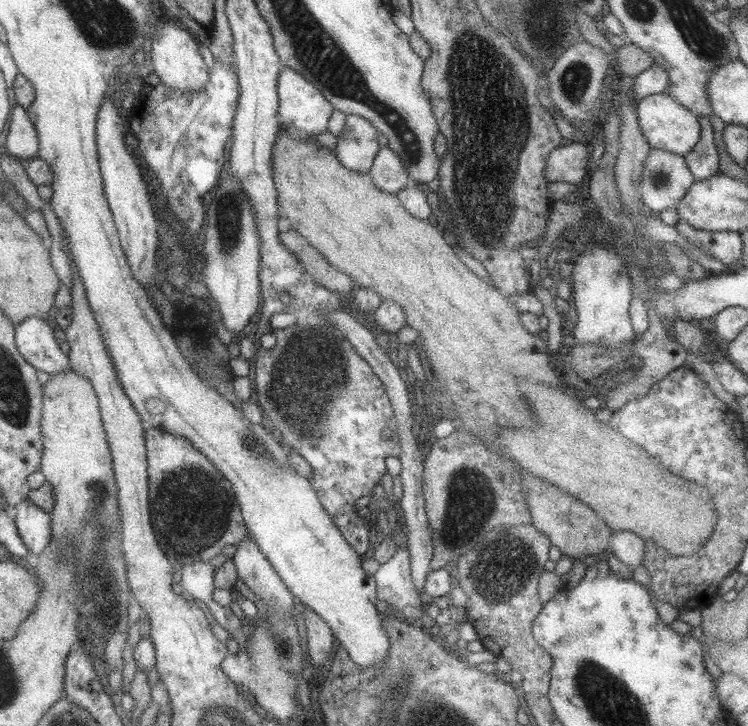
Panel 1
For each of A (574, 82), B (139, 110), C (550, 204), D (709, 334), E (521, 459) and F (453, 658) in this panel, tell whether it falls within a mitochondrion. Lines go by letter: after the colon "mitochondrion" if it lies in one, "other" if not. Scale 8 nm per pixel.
A: mitochondrion
B: other
C: other
D: other
E: other
F: other

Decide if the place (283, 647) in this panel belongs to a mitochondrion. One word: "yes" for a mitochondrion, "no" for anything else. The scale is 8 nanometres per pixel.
yes

